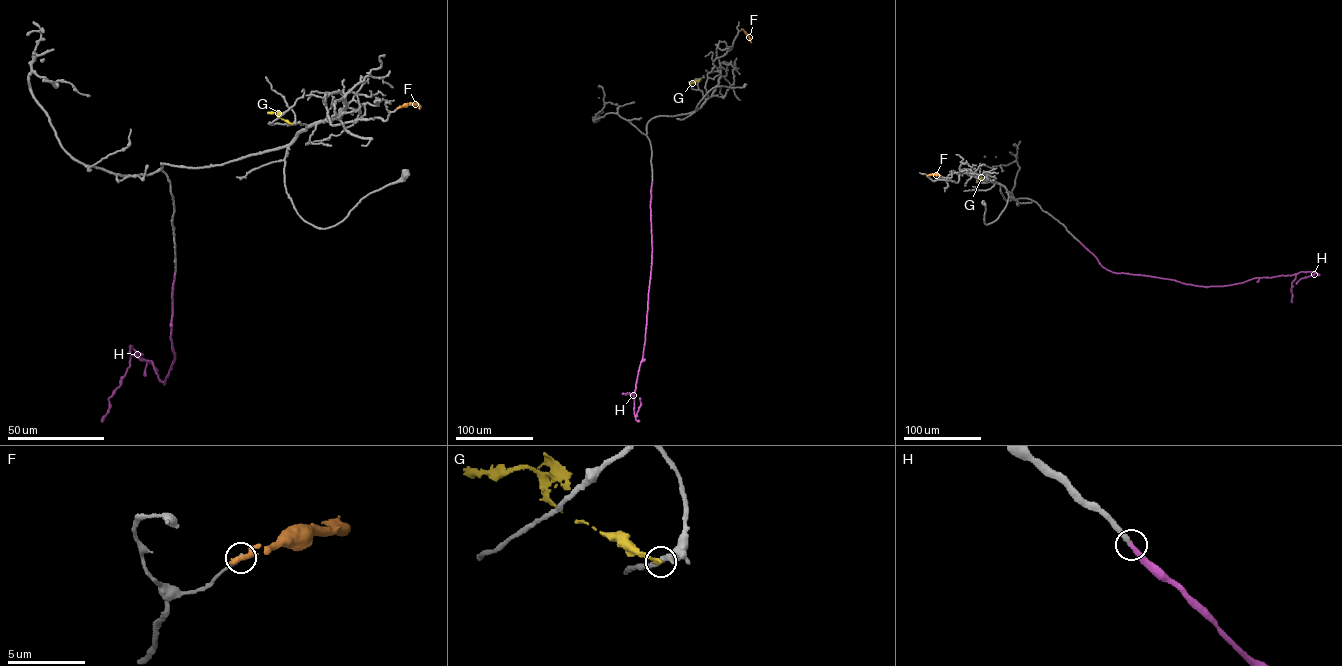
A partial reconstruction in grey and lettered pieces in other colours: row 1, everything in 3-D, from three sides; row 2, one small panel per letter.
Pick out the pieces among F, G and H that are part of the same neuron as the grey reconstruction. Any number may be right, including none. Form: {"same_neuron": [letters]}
{"same_neuron": ["H"]}

